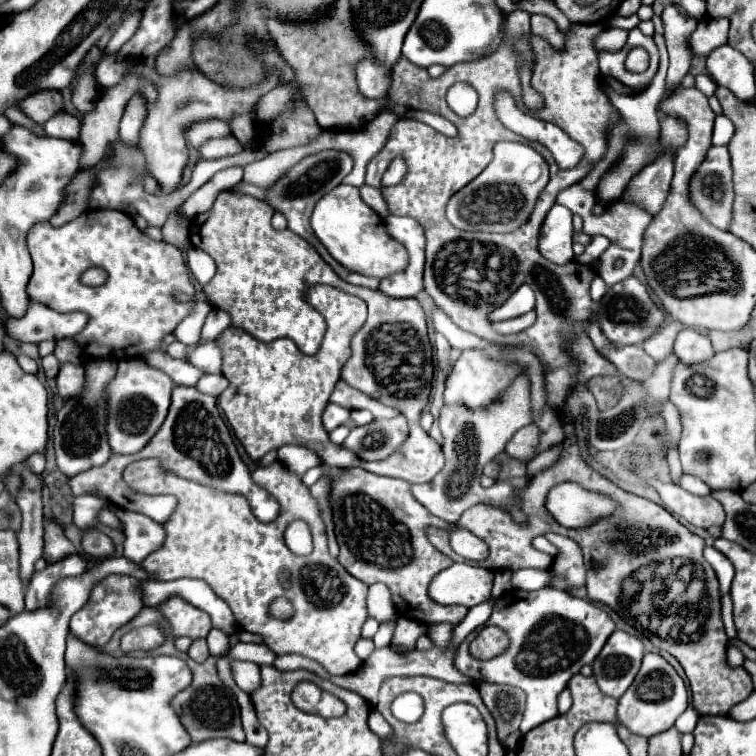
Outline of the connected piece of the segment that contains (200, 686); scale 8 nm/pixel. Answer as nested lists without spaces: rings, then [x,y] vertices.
[[[166,641],[166,645],[152,651],[152,655],[158,655],[158,653],[176,655],[176,657],[184,659],[188,663],[188,667],[192,669],[192,677],[194,677],[192,685],[172,699],[172,707],[178,713],[178,717],[180,717],[182,725],[186,727],[186,731],[190,733],[192,741],[198,743],[198,741],[206,741],[206,739],[214,739],[214,737],[244,741],[244,729],[242,729],[242,723],[240,723],[240,707],[236,703],[234,693],[230,689],[226,689],[224,683],[218,679],[216,657],[208,657],[204,663],[196,663],[186,653],[176,651],[172,641]]]

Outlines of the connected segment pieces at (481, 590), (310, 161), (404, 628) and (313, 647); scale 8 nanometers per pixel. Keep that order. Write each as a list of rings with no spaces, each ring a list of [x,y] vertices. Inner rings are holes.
[[[454,563],[448,571],[438,573],[428,591],[436,601],[454,601],[464,607],[474,607],[492,597],[494,572],[468,563]]]
[[[320,151],[320,153],[308,155],[300,163],[296,163],[292,169],[288,169],[274,185],[270,185],[266,189],[264,201],[272,209],[280,211],[286,217],[290,231],[298,233],[302,239],[308,239],[318,249],[318,253],[324,253],[326,247],[316,239],[316,235],[310,227],[310,215],[312,215],[312,209],[314,209],[316,201],[324,193],[328,193],[330,189],[340,185],[342,179],[352,171],[352,165],[354,165],[352,157],[348,153],[342,153],[342,151]]]
[[[409,620],[406,625],[396,625],[392,645],[404,647],[406,651],[414,649],[414,641],[420,635],[426,634],[427,626],[416,620]]]
[[[156,459],[128,465],[124,481],[136,492],[146,491],[148,495],[166,493],[178,499],[172,517],[162,523],[166,531],[162,547],[152,551],[140,565],[156,581],[182,577],[204,579],[212,591],[228,603],[238,627],[260,635],[276,655],[298,653],[312,657],[332,675],[354,673],[360,667],[362,661],[354,653],[354,643],[358,641],[360,629],[368,617],[368,585],[352,577],[340,561],[328,553],[318,507],[308,489],[300,487],[300,477],[296,473],[288,471],[278,461],[268,467],[258,467],[252,473],[252,481],[272,493],[280,503],[280,515],[272,523],[260,523],[252,515],[244,495],[220,493],[212,487],[164,473]],[[300,501],[310,501],[310,511],[300,511]],[[294,519],[306,521],[312,529],[314,551],[308,557],[296,557],[284,545],[282,533]],[[284,583],[290,583],[292,587],[286,589]],[[278,597],[286,597],[294,605],[296,615],[288,619],[272,617],[270,605]]]

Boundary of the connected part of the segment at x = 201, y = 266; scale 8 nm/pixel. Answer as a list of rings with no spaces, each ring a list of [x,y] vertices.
[[[196,247],[188,249],[188,267],[200,285],[206,285],[210,281],[210,277],[214,275],[214,261],[210,259],[208,253],[204,253],[202,249],[196,249]]]

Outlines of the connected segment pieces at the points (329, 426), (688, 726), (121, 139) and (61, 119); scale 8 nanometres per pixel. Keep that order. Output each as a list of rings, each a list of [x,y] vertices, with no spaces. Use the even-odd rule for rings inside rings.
[[[328,403],[328,407],[324,409],[324,415],[322,415],[326,431],[332,431],[338,425],[348,423],[348,419],[350,419],[350,411],[344,409],[344,407],[340,407],[340,405],[336,405],[336,403]]]
[[[688,705],[688,709],[676,719],[676,729],[680,733],[692,733],[696,723],[698,723],[698,719],[700,719],[700,713],[692,705]]]
[[[132,97],[126,105],[124,117],[120,121],[118,143],[122,143],[122,145],[136,145],[138,143],[138,131],[144,121],[144,115],[146,115],[144,97]]]
[[[64,109],[52,115],[50,121],[44,125],[44,131],[48,135],[54,135],[60,139],[72,139],[72,141],[80,137],[80,129],[82,129],[82,121]]]

